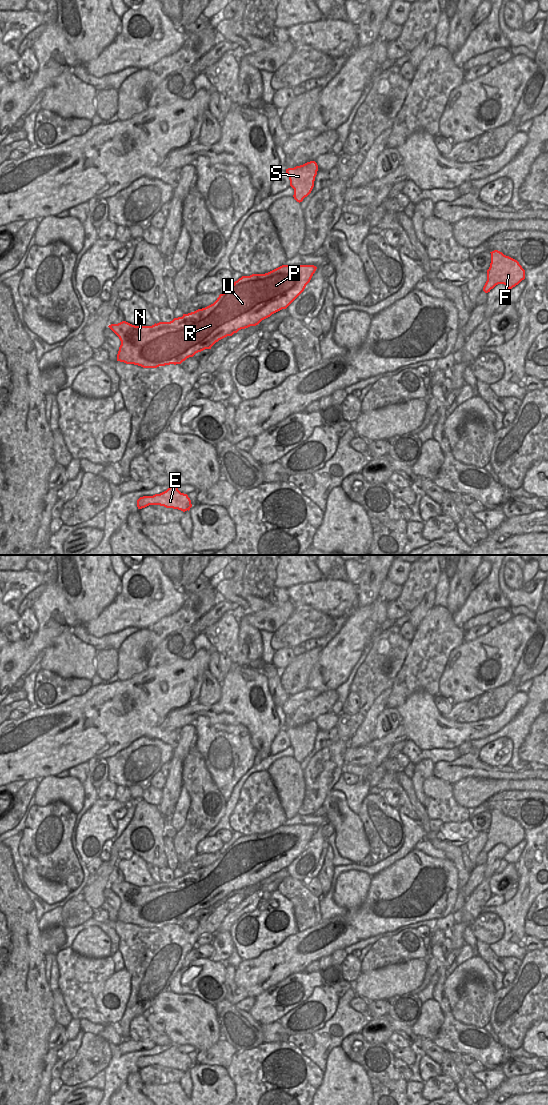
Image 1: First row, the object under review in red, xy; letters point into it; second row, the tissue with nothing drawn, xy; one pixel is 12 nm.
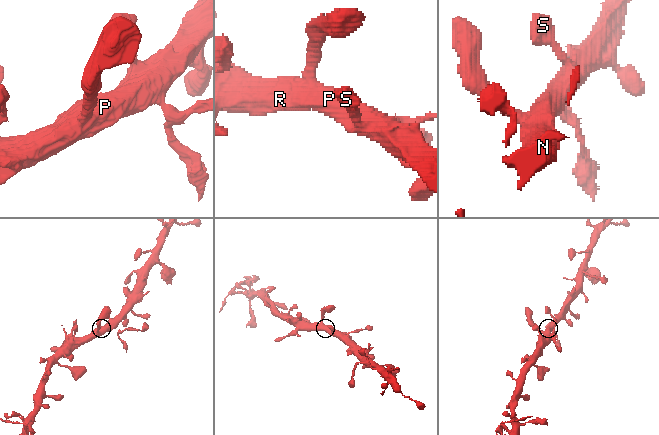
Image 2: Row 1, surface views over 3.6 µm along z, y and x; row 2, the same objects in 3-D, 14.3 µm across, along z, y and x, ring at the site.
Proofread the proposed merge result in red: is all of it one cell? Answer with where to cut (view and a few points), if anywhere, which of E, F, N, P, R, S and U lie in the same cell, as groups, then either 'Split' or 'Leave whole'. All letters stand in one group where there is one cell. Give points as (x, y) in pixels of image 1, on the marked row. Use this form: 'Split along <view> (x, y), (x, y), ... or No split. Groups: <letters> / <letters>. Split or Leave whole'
No split. Groups: E F N P R S U. Leave whole.

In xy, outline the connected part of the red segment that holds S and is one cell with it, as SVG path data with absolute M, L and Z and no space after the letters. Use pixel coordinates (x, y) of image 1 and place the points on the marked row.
M315 161L286 169L290 186L294 189L293 197L297 202L302 202L311 193L317 171L318 165Z

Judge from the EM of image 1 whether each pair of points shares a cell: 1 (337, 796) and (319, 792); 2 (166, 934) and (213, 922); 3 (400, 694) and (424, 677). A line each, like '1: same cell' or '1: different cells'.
1: different cells
2: same cell
3: same cell

